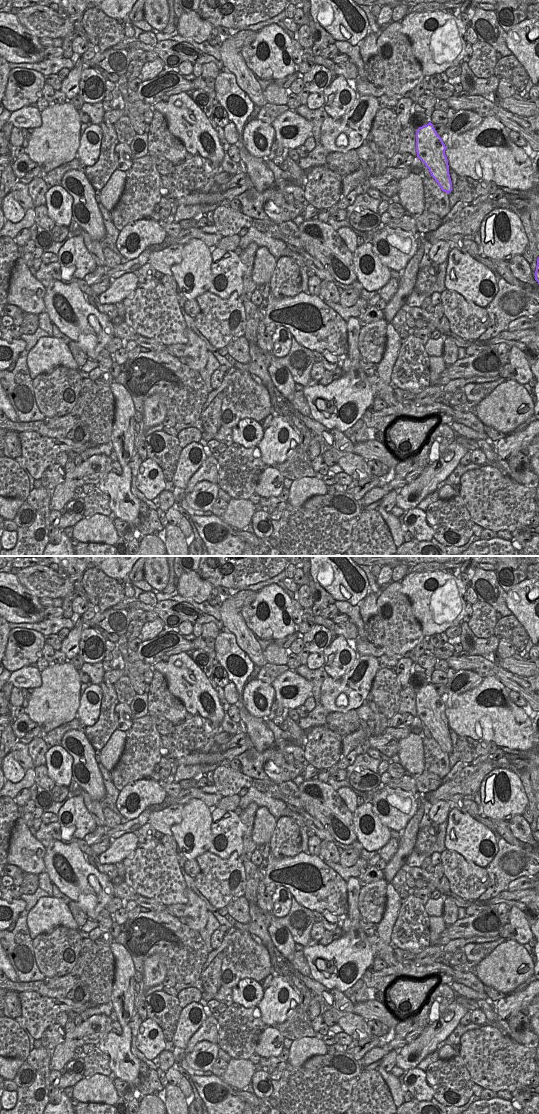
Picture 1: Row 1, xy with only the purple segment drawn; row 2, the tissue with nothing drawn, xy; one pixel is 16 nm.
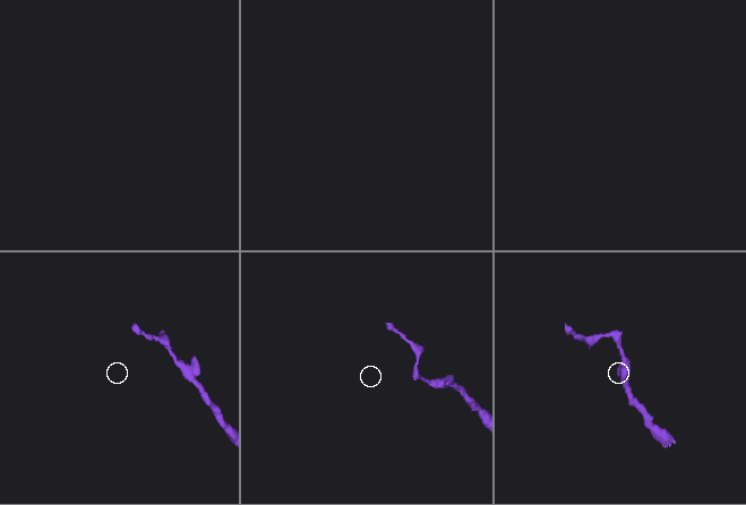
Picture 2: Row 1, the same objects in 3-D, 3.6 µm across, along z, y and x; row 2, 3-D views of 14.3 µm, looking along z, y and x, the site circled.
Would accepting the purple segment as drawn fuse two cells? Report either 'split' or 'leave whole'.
split

